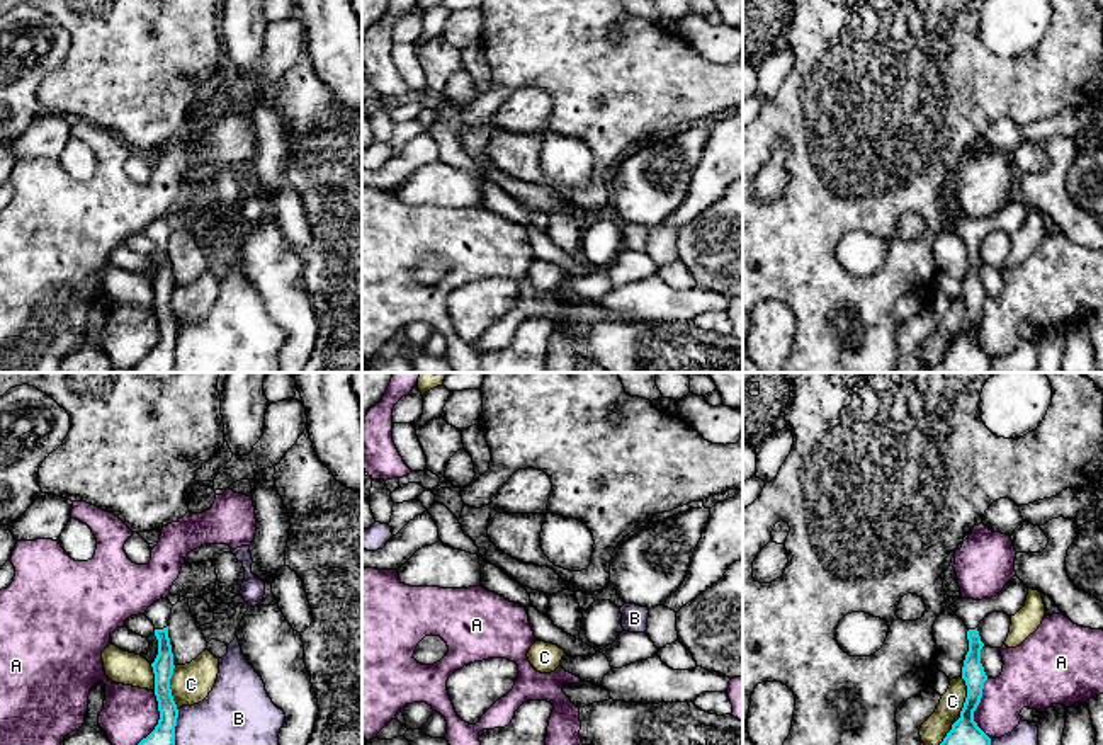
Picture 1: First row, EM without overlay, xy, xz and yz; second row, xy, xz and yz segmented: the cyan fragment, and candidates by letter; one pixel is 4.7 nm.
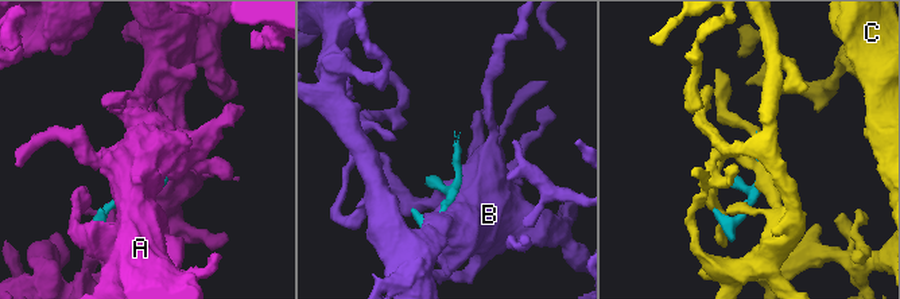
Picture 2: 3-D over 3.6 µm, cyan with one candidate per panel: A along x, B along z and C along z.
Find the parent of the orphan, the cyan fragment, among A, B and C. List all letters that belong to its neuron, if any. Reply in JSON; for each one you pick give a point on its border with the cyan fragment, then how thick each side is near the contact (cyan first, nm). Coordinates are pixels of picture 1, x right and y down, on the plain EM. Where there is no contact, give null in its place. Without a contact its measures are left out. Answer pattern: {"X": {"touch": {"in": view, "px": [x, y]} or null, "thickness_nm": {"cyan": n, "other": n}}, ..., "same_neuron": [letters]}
{"same_neuron": []}

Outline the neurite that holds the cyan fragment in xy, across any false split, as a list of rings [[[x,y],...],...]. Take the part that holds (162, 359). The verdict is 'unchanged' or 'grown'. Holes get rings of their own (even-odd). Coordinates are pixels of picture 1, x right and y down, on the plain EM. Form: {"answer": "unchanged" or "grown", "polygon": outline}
{"answer": "grown", "polygon": [[[165,216],[150,225],[144,231],[153,242],[155,255],[158,259],[158,274],[151,286],[155,293],[155,315],[158,320],[160,338],[155,349],[138,362],[133,372],[172,372],[175,366],[178,328],[170,308],[170,298],[175,287],[168,257],[172,226],[173,225]]]}

